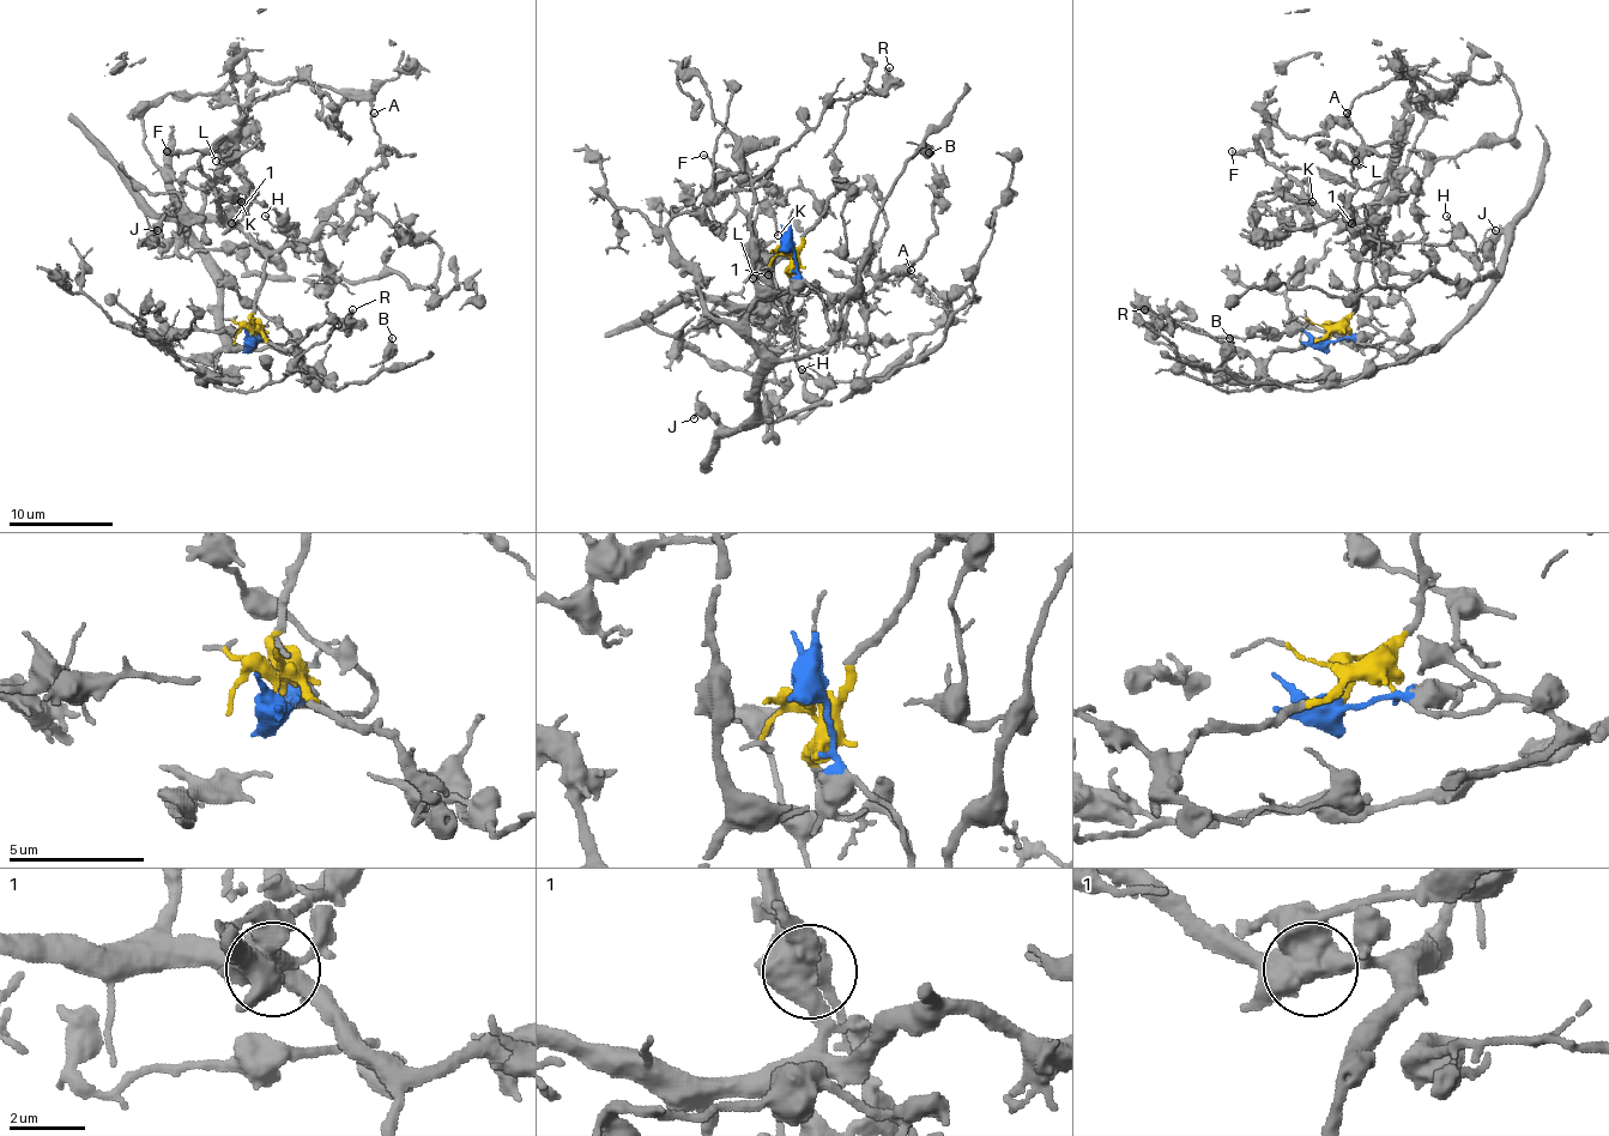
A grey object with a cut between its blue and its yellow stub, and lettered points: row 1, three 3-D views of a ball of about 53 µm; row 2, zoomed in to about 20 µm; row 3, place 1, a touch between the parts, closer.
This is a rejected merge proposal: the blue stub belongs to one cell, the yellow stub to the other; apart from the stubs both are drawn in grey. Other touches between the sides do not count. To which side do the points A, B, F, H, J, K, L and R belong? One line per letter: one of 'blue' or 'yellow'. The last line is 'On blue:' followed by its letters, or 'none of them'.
A: yellow
B: blue
F: yellow
H: blue
J: blue
K: yellow
L: yellow
R: yellow
On blue: B, H, J

